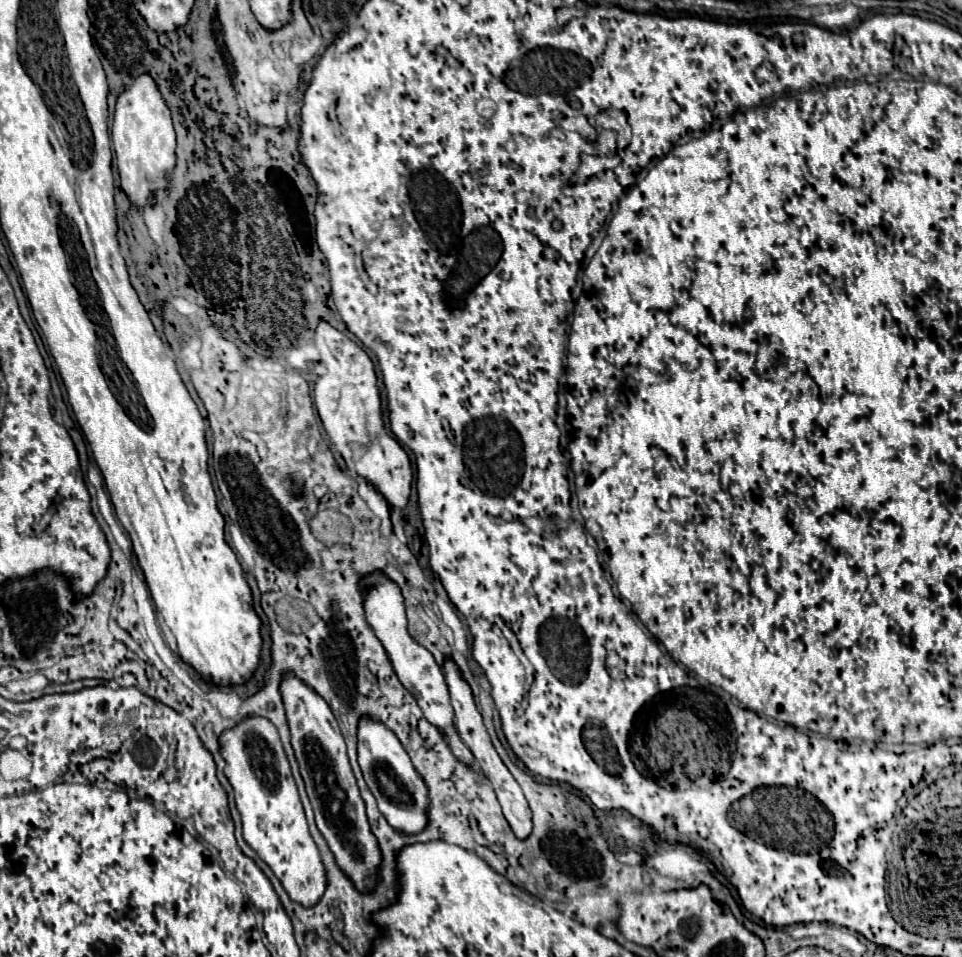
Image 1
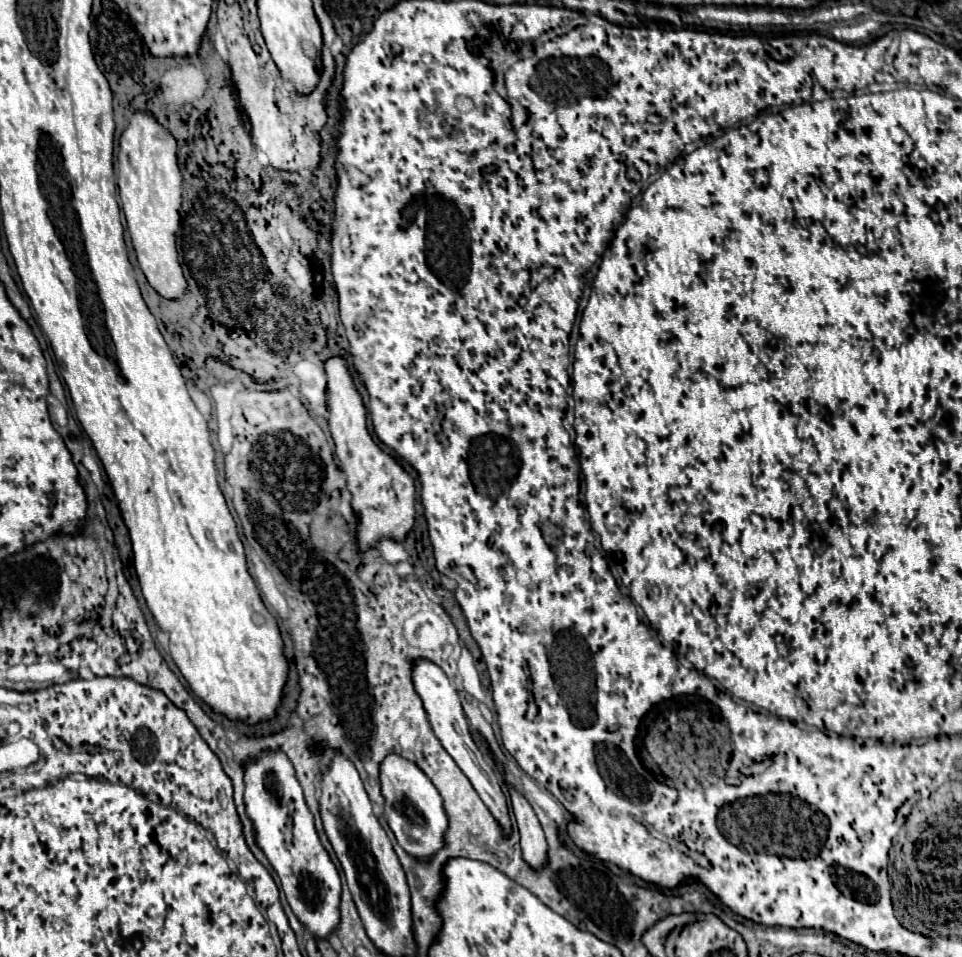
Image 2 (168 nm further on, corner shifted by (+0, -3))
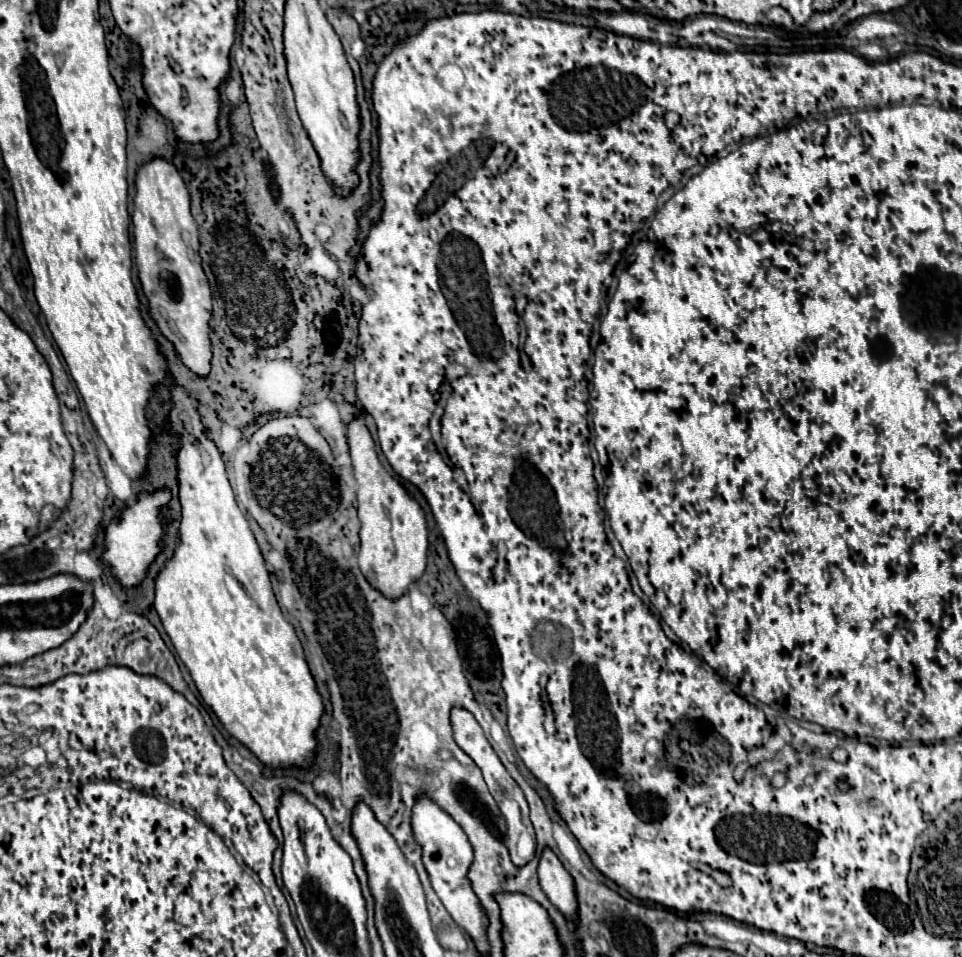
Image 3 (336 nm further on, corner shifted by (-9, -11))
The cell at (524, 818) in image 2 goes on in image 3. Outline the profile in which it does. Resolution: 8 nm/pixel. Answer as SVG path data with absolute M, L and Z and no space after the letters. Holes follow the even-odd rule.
M548 846L542 850L540 862L538 862L538 880L544 894L550 898L554 906L560 912L564 912L564 916L576 918L578 904L576 904L572 876Z

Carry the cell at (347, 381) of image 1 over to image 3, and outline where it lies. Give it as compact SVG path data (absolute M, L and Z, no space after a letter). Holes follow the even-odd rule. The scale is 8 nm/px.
M356 416L350 420L348 430L346 430L346 438L348 438L348 446L350 446L350 458L352 458L352 468L354 468L354 478L358 482L358 518L362 524L360 530L360 552L358 552L358 566L362 570L362 574L366 576L366 580L378 588L380 592L384 592L388 598L398 598L402 596L410 582L418 580L426 568L426 554L428 554L428 530L426 530L426 516L424 510L420 508L418 500L382 466L378 454L376 454L376 446L372 440L370 430L366 428L366 422L362 416Z

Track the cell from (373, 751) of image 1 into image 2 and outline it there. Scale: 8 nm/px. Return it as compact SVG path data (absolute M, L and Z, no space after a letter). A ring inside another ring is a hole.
M389 754L381 764L381 786L385 796L385 816L399 846L421 862L429 862L445 844L447 814L433 782L409 760Z

